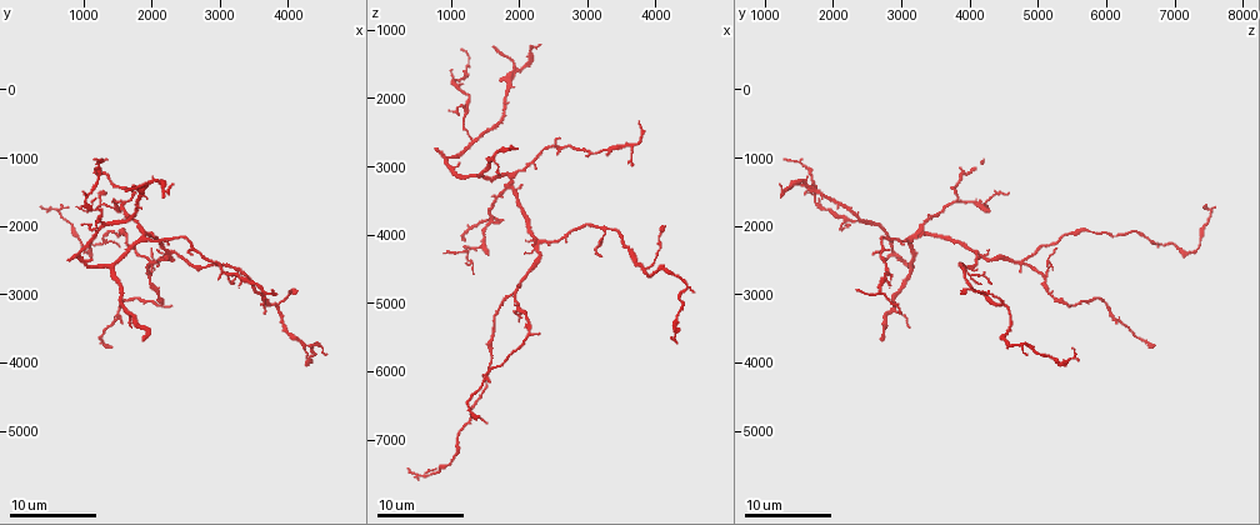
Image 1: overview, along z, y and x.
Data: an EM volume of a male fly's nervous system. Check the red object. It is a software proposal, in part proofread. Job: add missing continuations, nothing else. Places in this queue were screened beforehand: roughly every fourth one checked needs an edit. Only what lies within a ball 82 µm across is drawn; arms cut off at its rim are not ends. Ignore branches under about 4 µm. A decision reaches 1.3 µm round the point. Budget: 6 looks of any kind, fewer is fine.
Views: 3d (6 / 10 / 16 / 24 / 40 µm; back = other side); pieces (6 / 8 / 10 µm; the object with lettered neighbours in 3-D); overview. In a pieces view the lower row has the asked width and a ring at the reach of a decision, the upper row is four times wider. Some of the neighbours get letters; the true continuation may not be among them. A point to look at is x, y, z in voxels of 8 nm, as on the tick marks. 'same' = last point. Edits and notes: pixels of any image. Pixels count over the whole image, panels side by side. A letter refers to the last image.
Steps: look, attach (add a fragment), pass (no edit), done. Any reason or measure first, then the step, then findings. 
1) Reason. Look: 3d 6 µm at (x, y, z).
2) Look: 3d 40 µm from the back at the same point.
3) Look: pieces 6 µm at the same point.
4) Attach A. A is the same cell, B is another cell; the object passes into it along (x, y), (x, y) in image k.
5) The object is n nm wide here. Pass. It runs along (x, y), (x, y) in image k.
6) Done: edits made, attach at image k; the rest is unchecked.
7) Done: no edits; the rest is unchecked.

Free end. Look: pieces 6 µm at (1350, 1000, 4250).

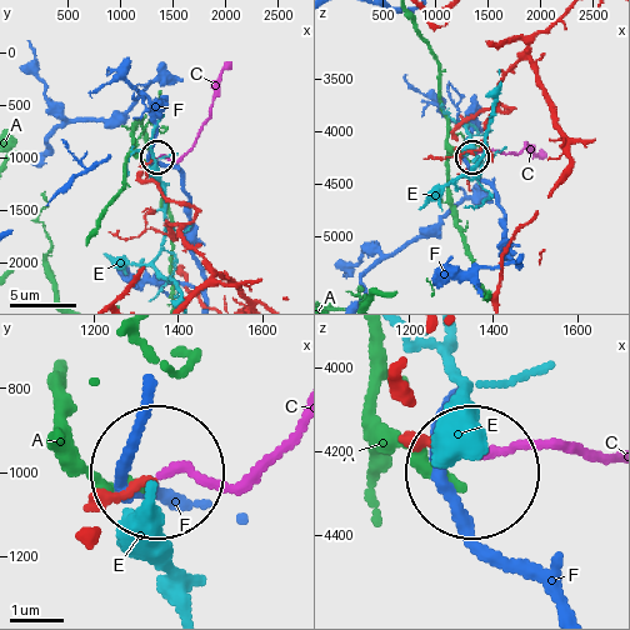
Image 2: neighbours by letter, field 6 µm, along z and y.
Attach C. C is the same cell, A, E and F are other cells; the object passes into it along (465, 123), (459, 148), (526, 143), (545, 155) in image 2; the cell continues.

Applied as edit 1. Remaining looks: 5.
Branch stops here. Look: pieces 8 µm at (900, 1750, 4300).

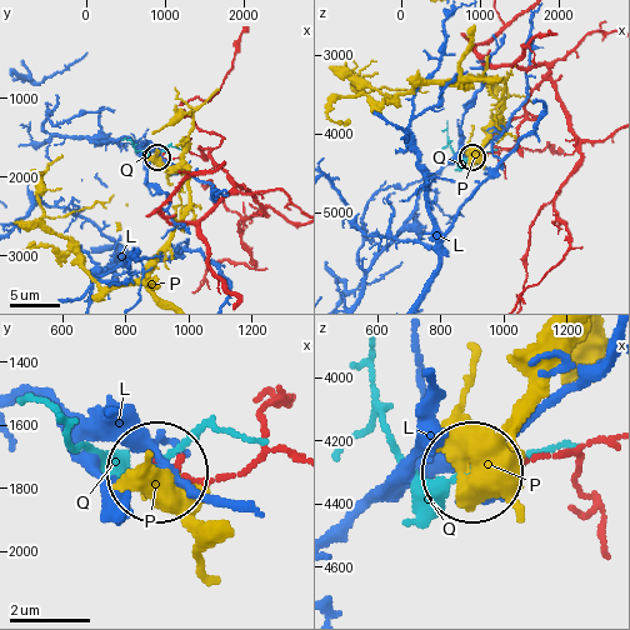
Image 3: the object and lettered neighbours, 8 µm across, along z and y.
Pass. L, P and Q are other cells; it runs along (291, 454), (261, 451), (220, 478), (164, 468) in image 3; no lettered fragment goes on from it.

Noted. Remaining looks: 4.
An open end. Look: pieces 8 µm at (750, 2550, 2750).

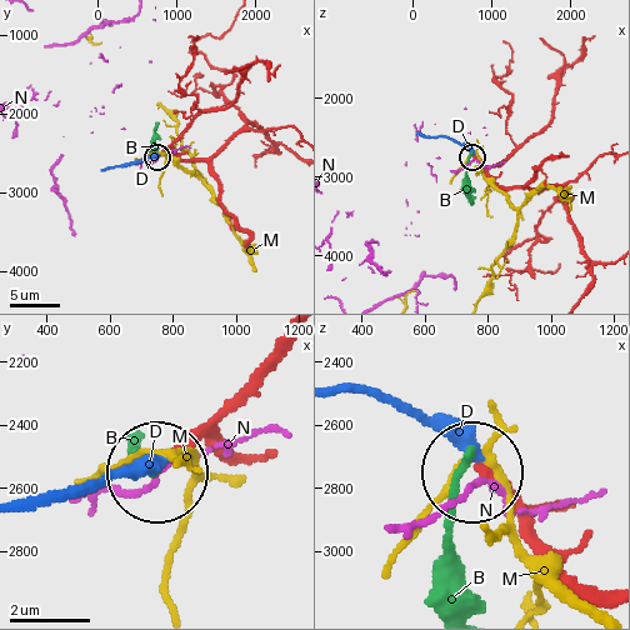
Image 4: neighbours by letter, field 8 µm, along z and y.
The object is 210 nm wide here. Attach D. D is the same cell, B, M and N are other cells; it goes on there.

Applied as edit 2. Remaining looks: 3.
Done: edits made, attach at image 2, attach at image 4; the rest is unchecked.

